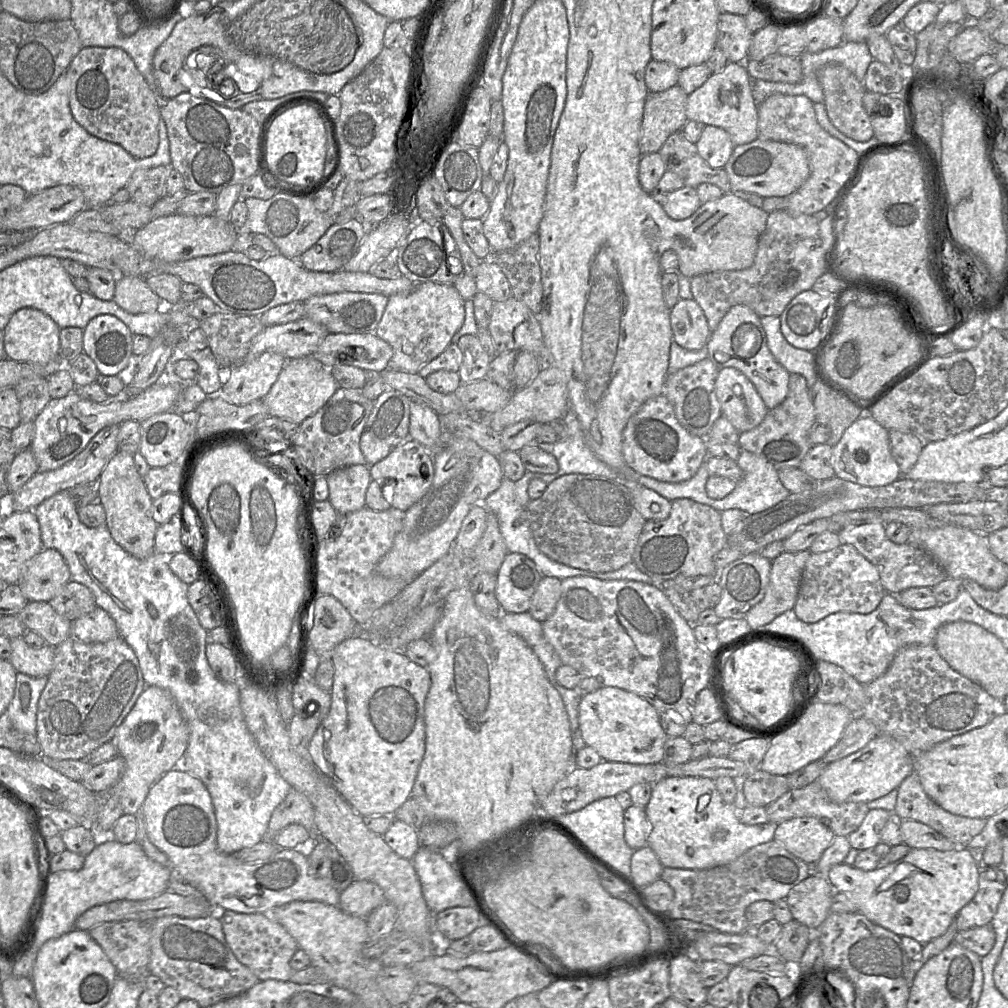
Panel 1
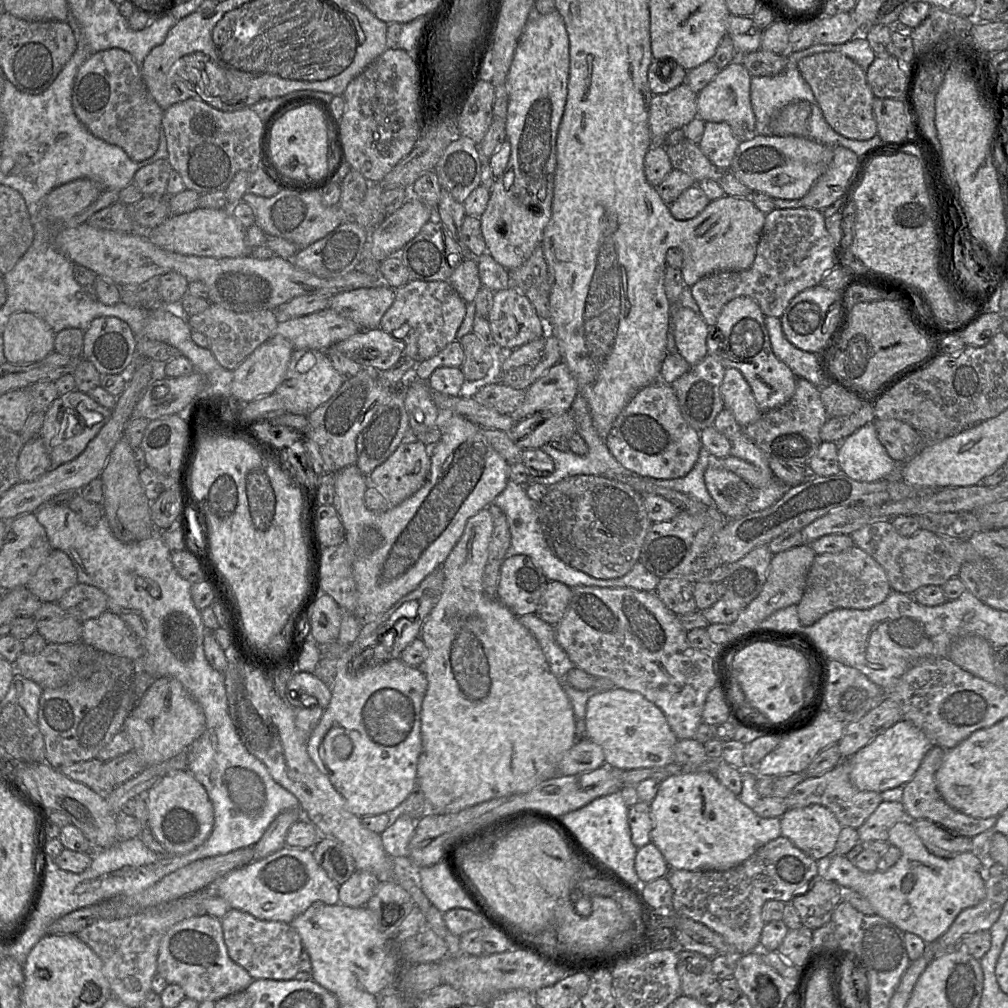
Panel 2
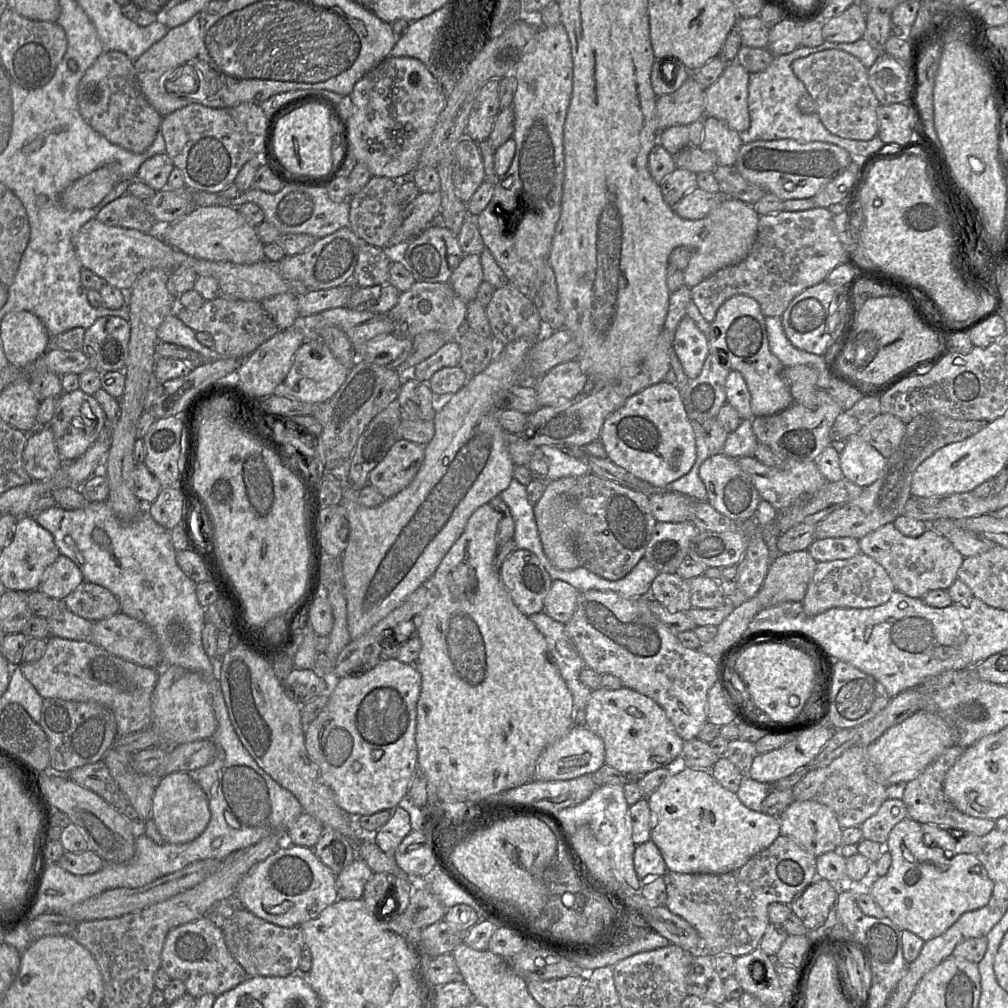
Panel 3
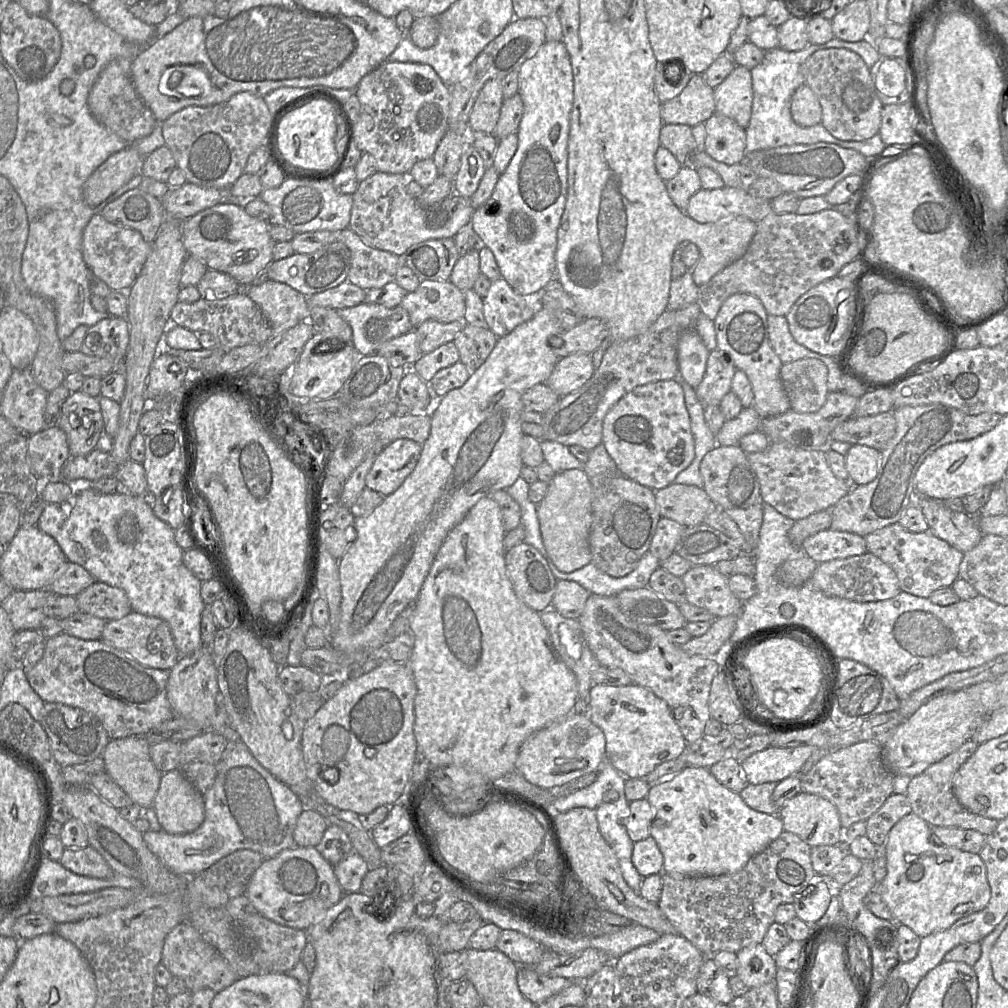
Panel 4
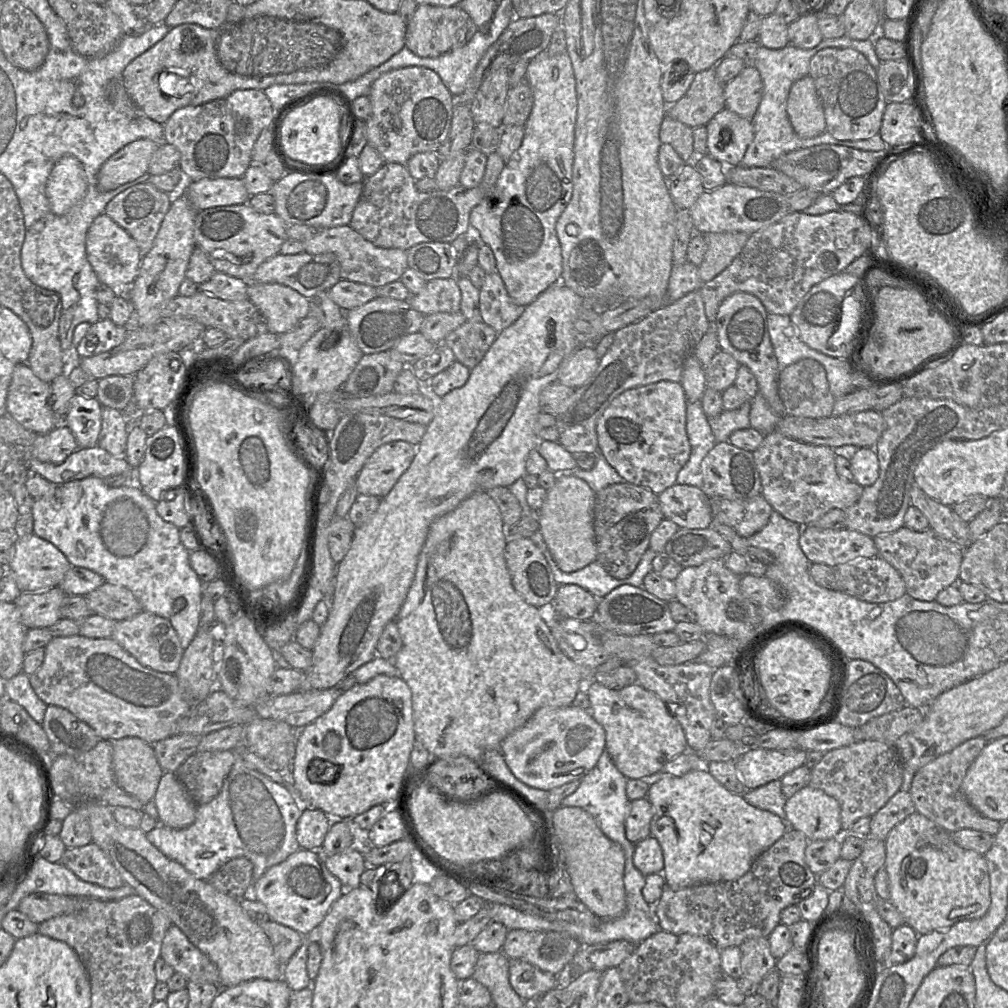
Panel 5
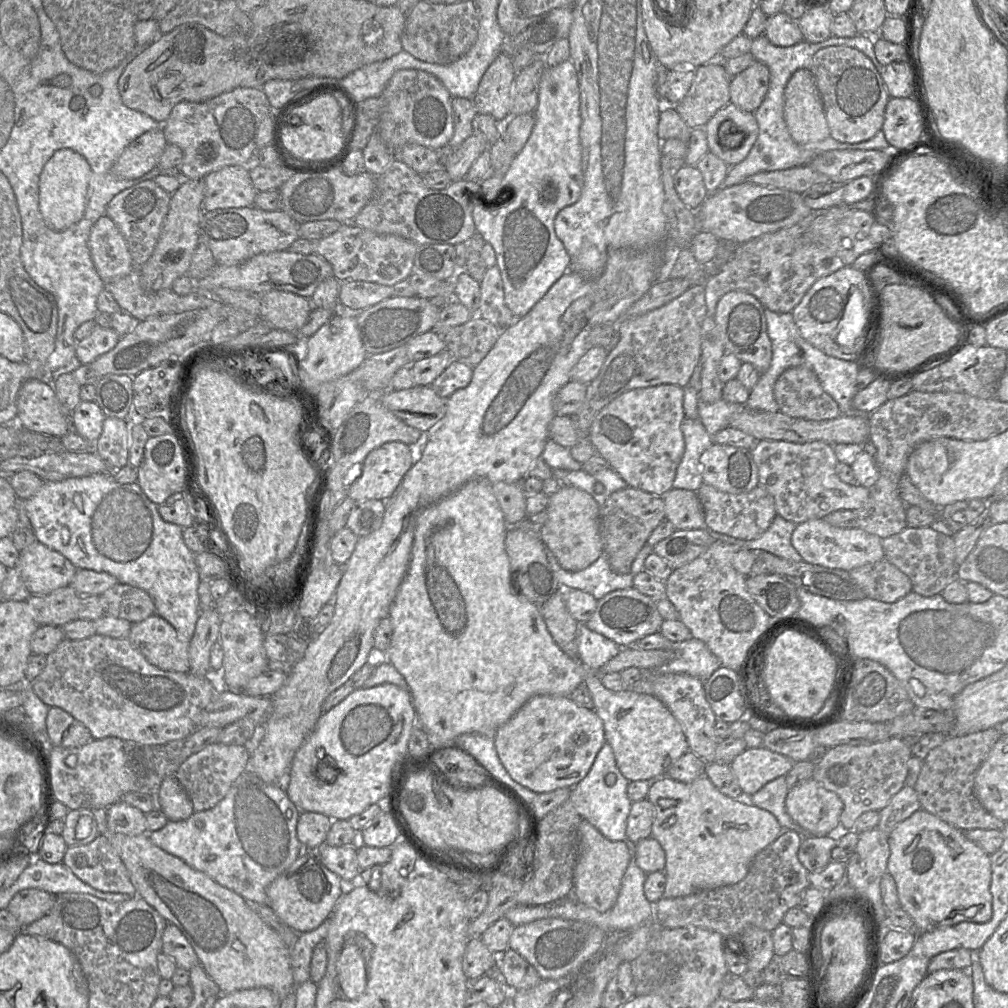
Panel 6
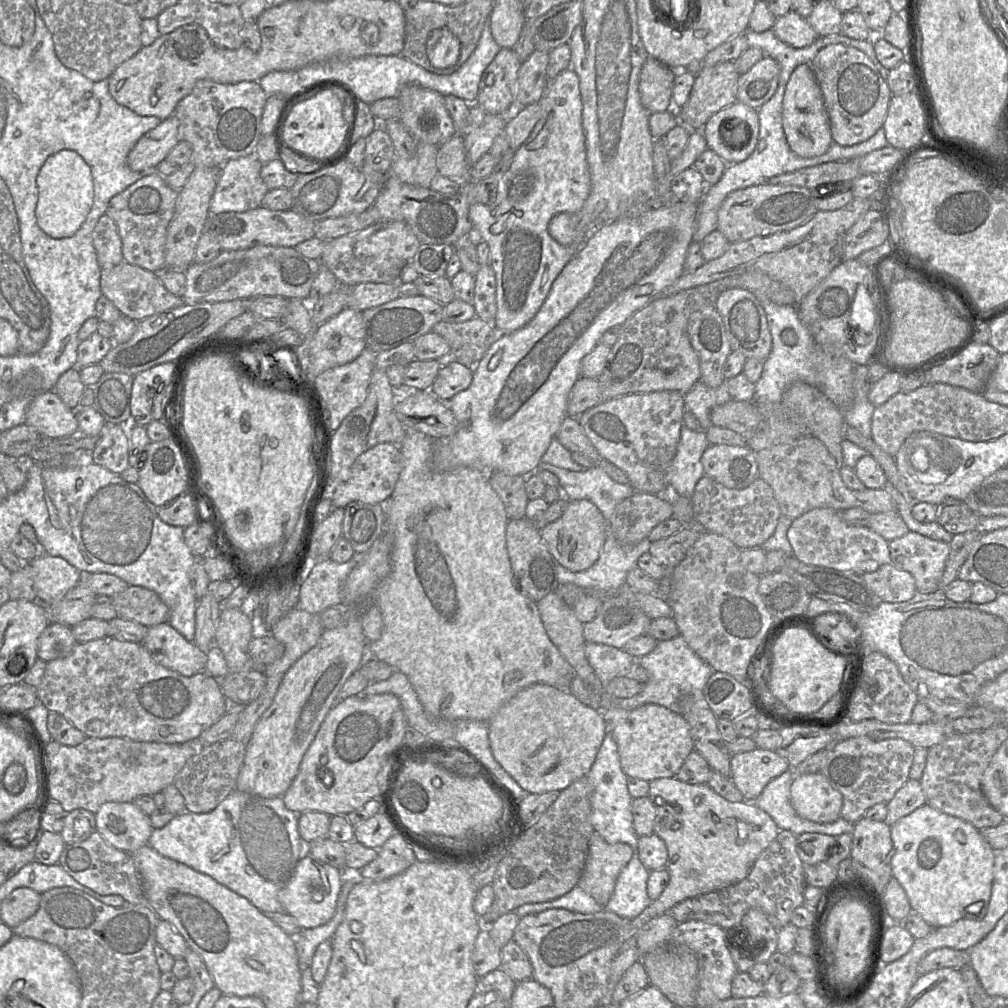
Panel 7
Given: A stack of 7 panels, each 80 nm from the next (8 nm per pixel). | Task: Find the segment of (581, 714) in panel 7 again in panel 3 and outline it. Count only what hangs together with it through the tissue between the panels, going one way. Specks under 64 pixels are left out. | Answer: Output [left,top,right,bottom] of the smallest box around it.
[534,726,605,780]

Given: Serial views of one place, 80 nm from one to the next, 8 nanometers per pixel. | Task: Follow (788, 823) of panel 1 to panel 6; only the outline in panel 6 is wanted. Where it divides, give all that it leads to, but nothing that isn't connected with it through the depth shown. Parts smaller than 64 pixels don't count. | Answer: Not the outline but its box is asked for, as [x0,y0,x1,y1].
[785,778,842,836]

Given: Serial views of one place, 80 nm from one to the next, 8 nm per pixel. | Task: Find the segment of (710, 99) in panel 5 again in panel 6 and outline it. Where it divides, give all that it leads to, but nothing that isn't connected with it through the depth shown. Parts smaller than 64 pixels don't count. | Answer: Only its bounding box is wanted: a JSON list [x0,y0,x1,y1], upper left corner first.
[674,61,730,129]

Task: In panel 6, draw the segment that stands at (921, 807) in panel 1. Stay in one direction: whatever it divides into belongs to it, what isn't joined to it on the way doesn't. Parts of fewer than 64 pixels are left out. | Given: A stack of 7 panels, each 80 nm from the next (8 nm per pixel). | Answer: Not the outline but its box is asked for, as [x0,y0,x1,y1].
[914,727,1005,830]

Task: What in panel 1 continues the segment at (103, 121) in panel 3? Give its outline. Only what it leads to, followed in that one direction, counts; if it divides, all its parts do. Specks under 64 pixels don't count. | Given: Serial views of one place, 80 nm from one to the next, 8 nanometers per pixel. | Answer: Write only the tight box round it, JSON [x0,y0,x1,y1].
[66,47,161,158]

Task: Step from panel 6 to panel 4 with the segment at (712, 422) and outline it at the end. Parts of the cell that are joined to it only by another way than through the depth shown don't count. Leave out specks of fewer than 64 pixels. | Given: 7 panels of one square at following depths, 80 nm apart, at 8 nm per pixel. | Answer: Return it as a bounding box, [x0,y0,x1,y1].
[715,406,761,446]

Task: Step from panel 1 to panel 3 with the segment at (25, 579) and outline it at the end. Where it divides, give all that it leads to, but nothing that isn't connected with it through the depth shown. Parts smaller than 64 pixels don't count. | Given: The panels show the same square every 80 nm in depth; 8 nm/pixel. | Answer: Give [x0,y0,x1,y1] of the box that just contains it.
[36,554,84,600]

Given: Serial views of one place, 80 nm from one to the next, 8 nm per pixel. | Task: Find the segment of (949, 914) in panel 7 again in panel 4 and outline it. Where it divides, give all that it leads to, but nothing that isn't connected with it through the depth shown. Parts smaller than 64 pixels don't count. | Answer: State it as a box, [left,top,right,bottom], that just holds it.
[875,812,991,938]

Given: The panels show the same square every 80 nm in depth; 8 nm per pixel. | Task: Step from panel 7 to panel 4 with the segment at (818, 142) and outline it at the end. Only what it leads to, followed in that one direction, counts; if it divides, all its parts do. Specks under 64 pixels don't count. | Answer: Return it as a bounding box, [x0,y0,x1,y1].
[790,83,822,127]

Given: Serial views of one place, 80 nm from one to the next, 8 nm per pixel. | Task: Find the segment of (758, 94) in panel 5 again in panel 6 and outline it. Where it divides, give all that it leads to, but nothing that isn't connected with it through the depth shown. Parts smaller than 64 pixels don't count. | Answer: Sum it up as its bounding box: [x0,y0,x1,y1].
[730,61,769,112]

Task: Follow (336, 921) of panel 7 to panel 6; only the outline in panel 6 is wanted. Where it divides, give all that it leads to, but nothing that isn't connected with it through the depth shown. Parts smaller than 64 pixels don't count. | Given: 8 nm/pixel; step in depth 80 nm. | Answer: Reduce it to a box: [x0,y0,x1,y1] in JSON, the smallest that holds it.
[291,917,330,985]

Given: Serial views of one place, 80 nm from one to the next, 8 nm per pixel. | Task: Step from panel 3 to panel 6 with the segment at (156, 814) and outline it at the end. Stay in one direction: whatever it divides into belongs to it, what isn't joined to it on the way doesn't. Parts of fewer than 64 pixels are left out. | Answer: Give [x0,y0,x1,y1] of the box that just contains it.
[158,776,194,822]

